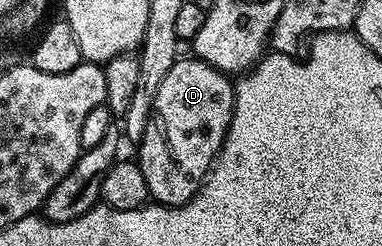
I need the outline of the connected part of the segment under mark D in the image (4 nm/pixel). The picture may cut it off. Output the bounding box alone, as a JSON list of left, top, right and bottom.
[136,57,233,207]

